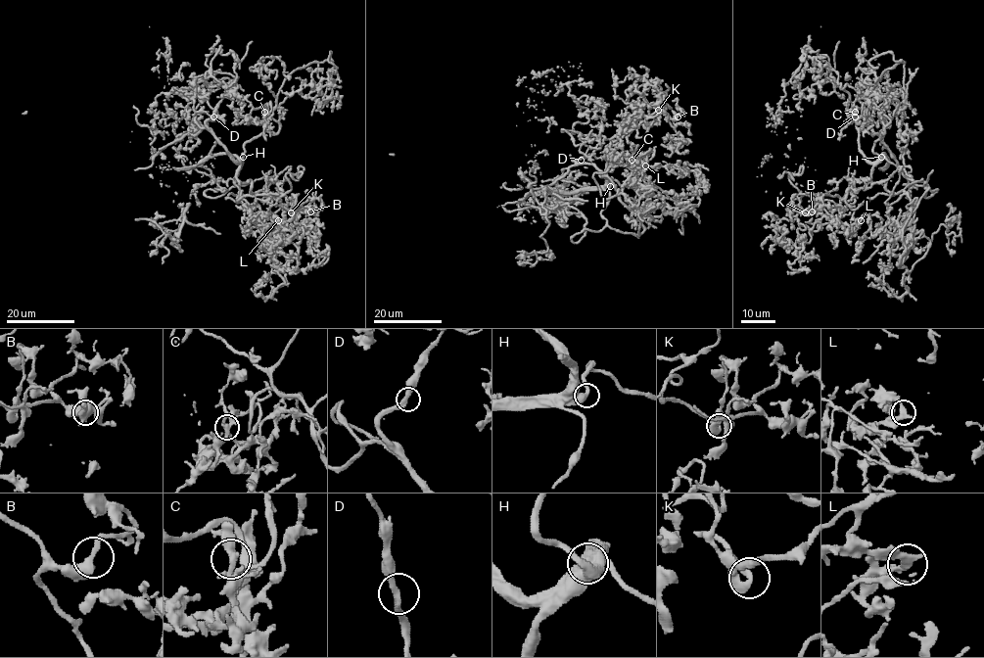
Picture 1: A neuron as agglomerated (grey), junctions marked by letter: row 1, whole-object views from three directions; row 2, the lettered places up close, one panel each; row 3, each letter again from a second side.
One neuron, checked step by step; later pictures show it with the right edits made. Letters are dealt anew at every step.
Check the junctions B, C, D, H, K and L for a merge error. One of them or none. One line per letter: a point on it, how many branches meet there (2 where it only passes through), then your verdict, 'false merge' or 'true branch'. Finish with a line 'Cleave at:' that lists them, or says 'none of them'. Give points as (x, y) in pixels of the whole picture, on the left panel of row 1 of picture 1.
B: (310, 211) | 2 | true branch
C: (264, 112) | 2 | true branch
D: (213, 117) | 2 | true branch
H: (243, 157) | 2 | true branch
K: (291, 212) | 2 | true branch
L: (278, 220) | 2 | true branch
Cleave at: none of them

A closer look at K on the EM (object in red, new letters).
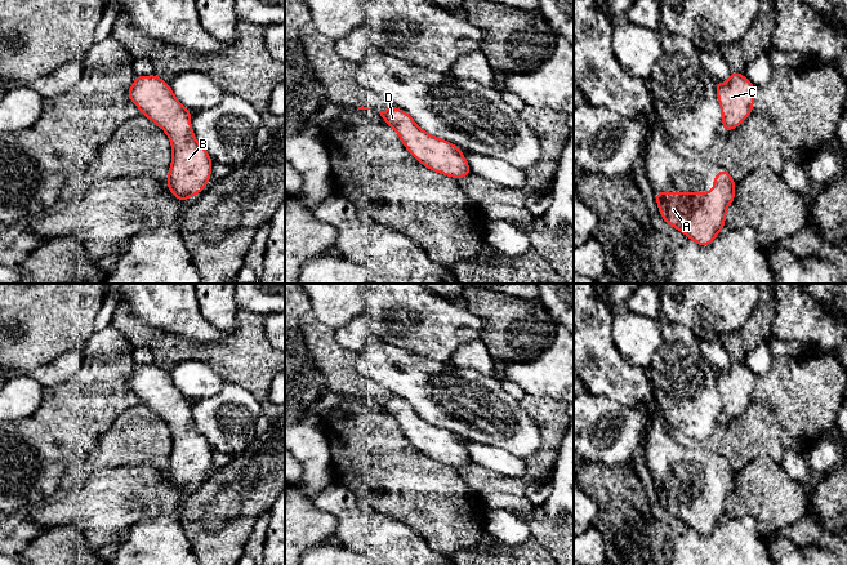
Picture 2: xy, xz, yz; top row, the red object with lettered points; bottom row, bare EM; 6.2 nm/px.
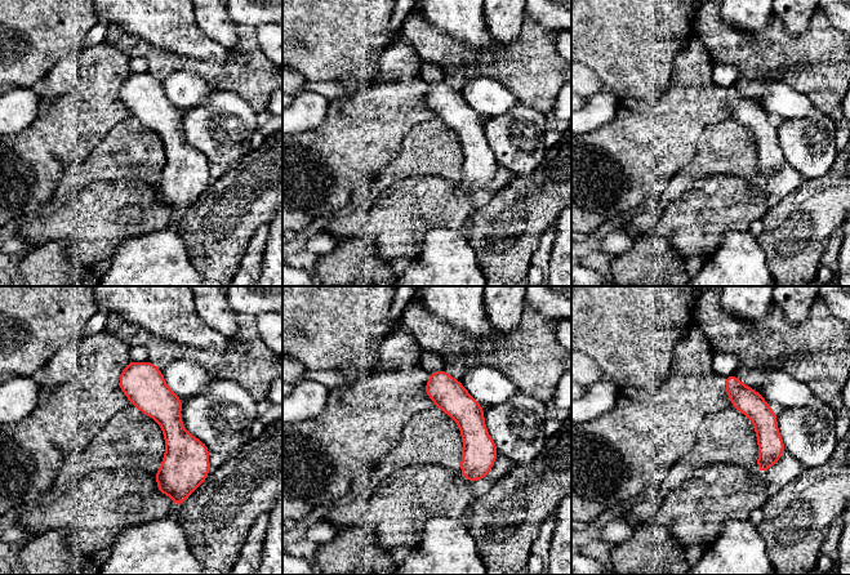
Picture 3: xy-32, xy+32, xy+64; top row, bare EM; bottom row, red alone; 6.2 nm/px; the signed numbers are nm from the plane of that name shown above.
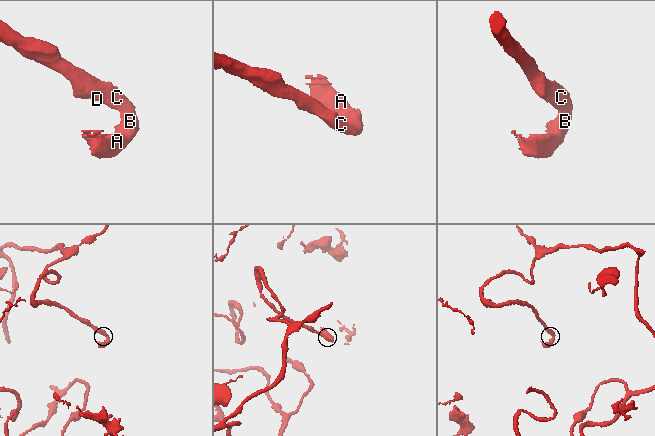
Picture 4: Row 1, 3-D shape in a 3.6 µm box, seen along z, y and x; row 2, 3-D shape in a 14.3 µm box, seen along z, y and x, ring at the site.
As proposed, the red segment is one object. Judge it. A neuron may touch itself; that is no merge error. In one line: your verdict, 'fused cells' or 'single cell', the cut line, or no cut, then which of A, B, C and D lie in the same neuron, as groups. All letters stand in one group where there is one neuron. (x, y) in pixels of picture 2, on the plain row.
single cell | no cut | A B C D

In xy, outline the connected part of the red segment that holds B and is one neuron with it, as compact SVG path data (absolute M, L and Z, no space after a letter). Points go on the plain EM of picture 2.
M155 362L152 365L135 365L135 370L128 379L128 386L143 401L142 405L155 410L169 424L173 448L166 472L171 484L186 491L187 486L204 480L210 468L213 449L193 424L191 400L180 393L169 373Z

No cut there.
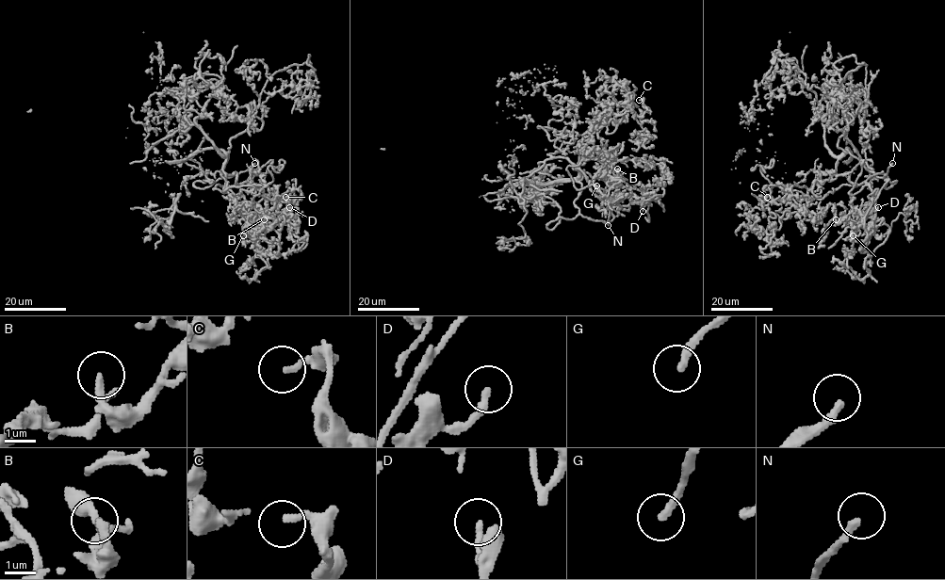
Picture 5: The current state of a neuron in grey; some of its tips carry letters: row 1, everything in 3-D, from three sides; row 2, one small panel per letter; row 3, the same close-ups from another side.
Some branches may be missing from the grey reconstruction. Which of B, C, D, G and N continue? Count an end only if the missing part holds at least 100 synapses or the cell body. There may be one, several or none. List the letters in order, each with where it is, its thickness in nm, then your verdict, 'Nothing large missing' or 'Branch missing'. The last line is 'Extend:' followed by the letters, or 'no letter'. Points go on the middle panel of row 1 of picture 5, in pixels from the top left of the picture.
B: Place: (617, 169). Thickness 240 nm. Nothing large missing
C: Place: (639, 100). Thickness 180 nm. Nothing large missing
D: Place: (643, 211). Thickness 240 nm. Nothing large missing
G: Place: (596, 185). Thickness 240 nm. Branch missing
N: Place: (608, 225). Thickness 200 nm. Branch missing
Extend: G, N

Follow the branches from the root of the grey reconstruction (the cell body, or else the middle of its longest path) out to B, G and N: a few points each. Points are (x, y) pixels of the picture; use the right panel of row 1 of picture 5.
B: (820, 114), (836, 173), (849, 172), (872, 194), (860, 221), (850, 212), (836, 219)
G: (820, 114), (824, 143), (839, 158), (836, 173), (849, 172), (851, 182), (865, 182), (871, 190), (853, 235)
N: (820, 114), (824, 143), (835, 155), (848, 152), (878, 177), (883, 177), (892, 163)

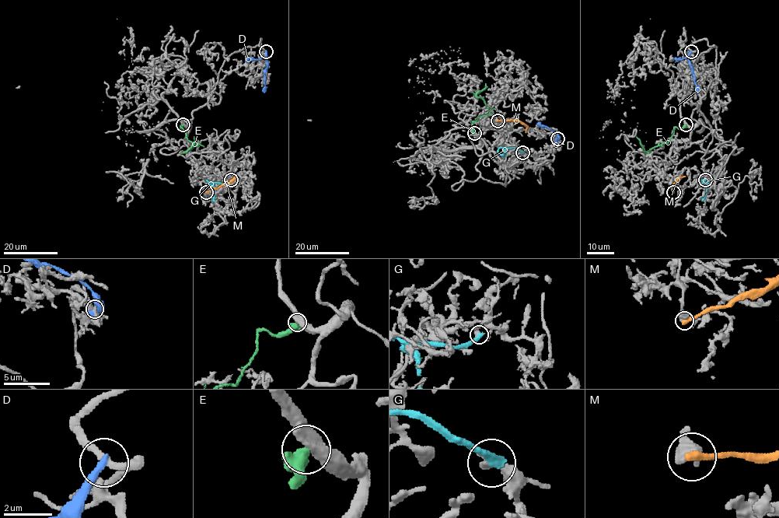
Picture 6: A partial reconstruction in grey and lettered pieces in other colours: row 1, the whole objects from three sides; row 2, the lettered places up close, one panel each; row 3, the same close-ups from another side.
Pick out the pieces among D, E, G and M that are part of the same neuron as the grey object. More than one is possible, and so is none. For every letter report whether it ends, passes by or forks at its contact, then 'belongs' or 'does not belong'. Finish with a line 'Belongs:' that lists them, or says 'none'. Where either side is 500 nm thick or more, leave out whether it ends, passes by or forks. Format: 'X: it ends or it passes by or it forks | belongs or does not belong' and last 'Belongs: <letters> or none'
D: it ends | does not belong
E: does not belong
G: it ends | does not belong
M: does not belong
Belongs: none

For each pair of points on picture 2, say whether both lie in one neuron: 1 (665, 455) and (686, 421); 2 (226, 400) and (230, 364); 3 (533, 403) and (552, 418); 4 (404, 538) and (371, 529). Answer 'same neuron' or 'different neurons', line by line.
1: different neurons
2: different neurons
3: same neuron
4: same neuron

